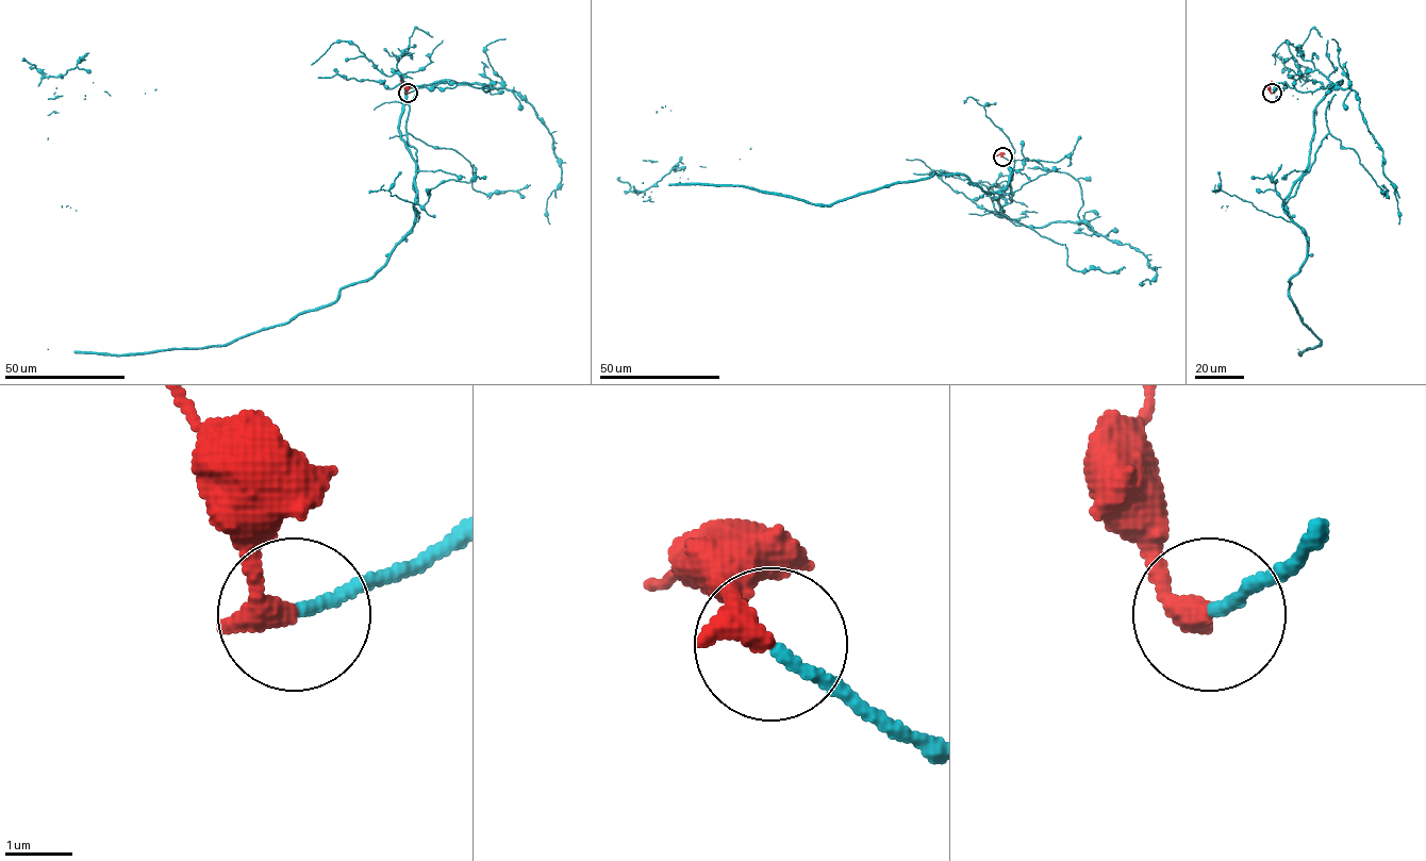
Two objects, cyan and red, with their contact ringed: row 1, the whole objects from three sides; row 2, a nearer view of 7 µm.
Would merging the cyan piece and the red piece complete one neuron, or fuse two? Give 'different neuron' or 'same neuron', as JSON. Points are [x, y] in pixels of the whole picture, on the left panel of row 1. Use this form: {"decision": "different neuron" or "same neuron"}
{"decision": "same neuron"}

